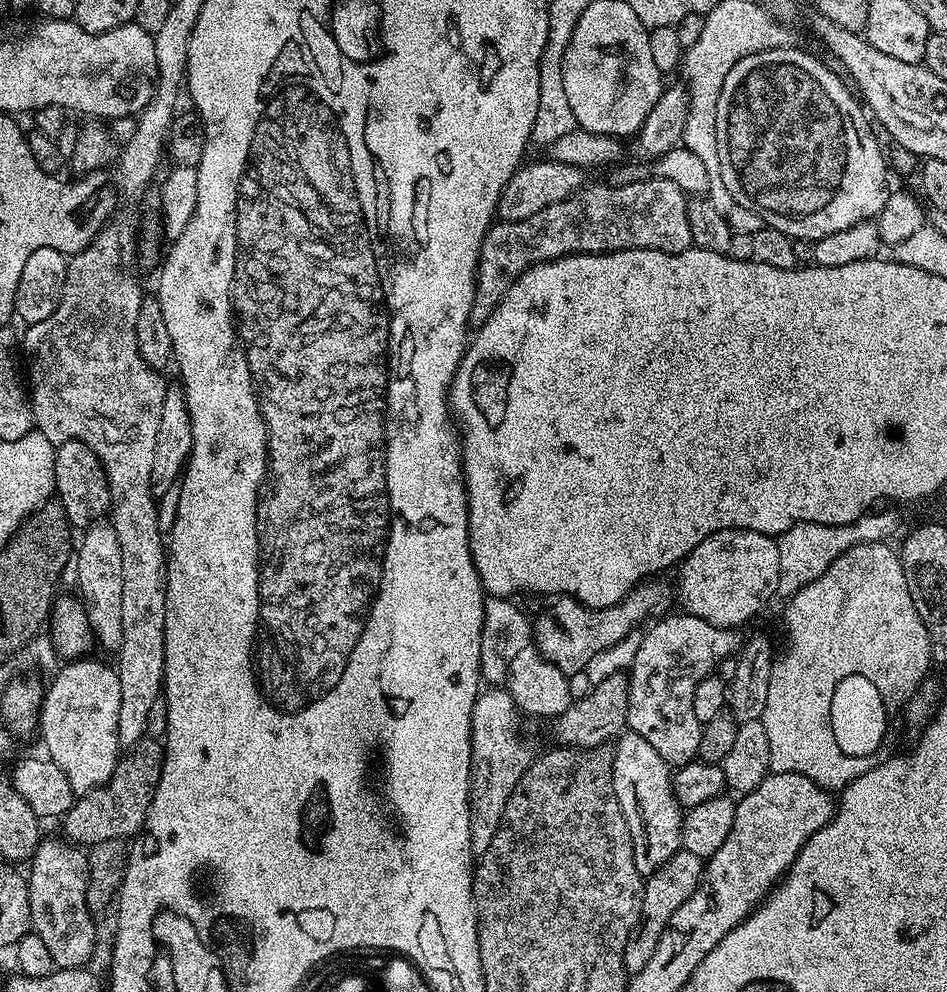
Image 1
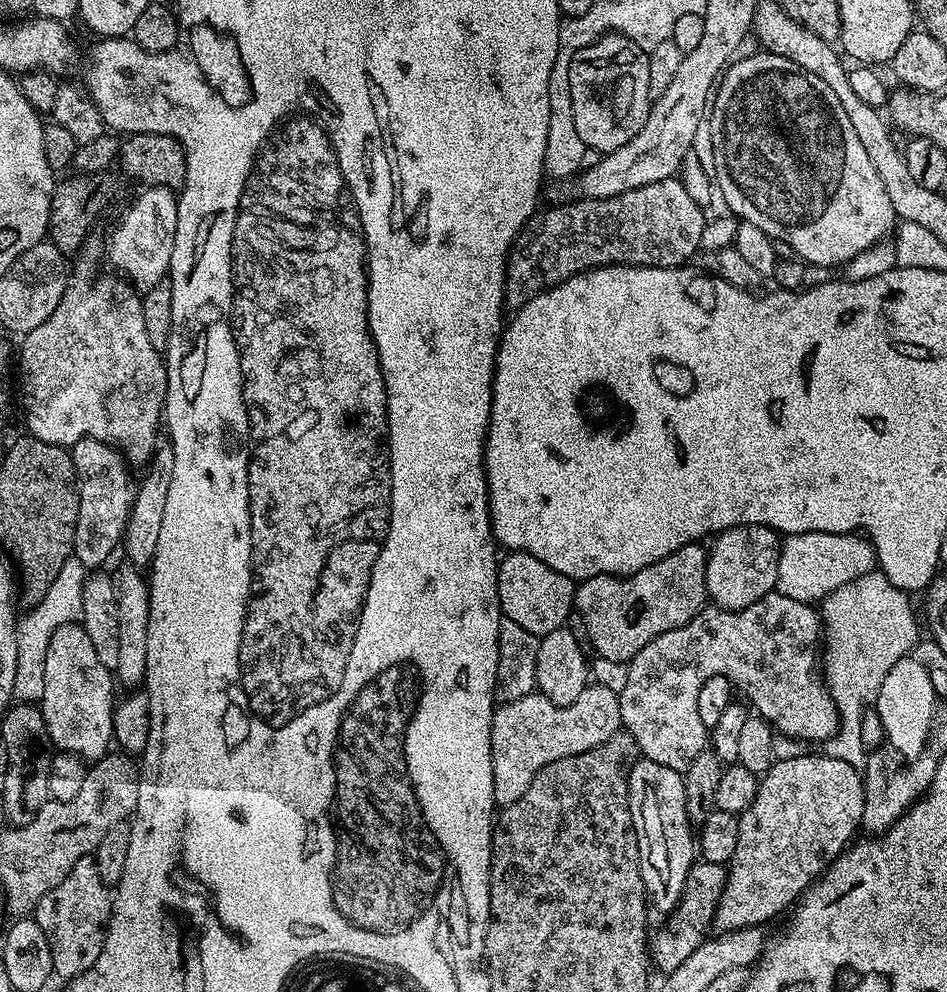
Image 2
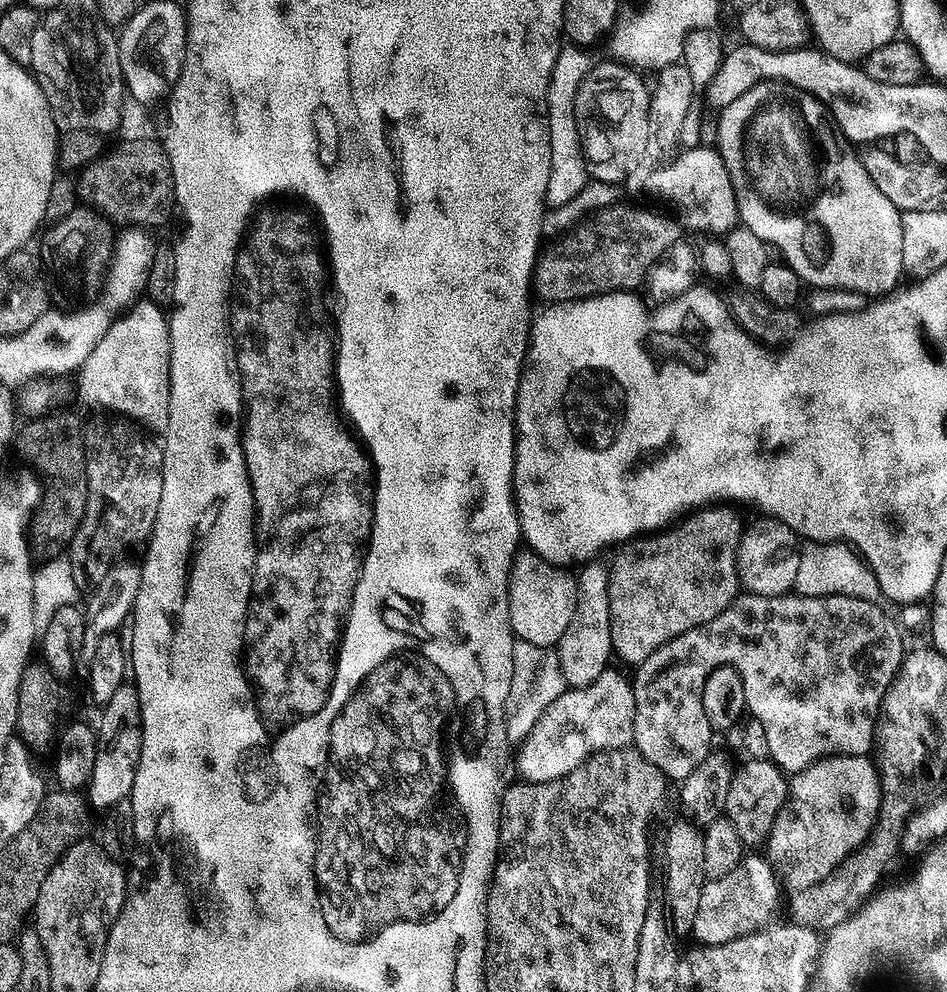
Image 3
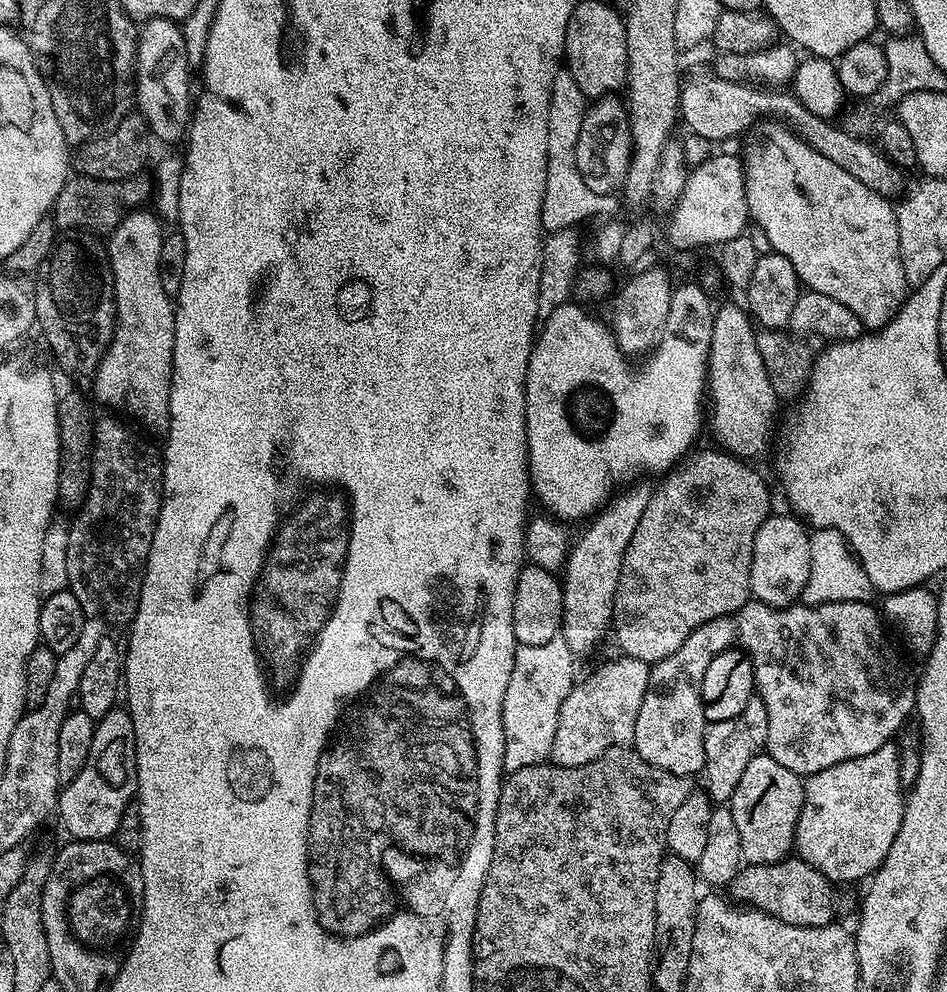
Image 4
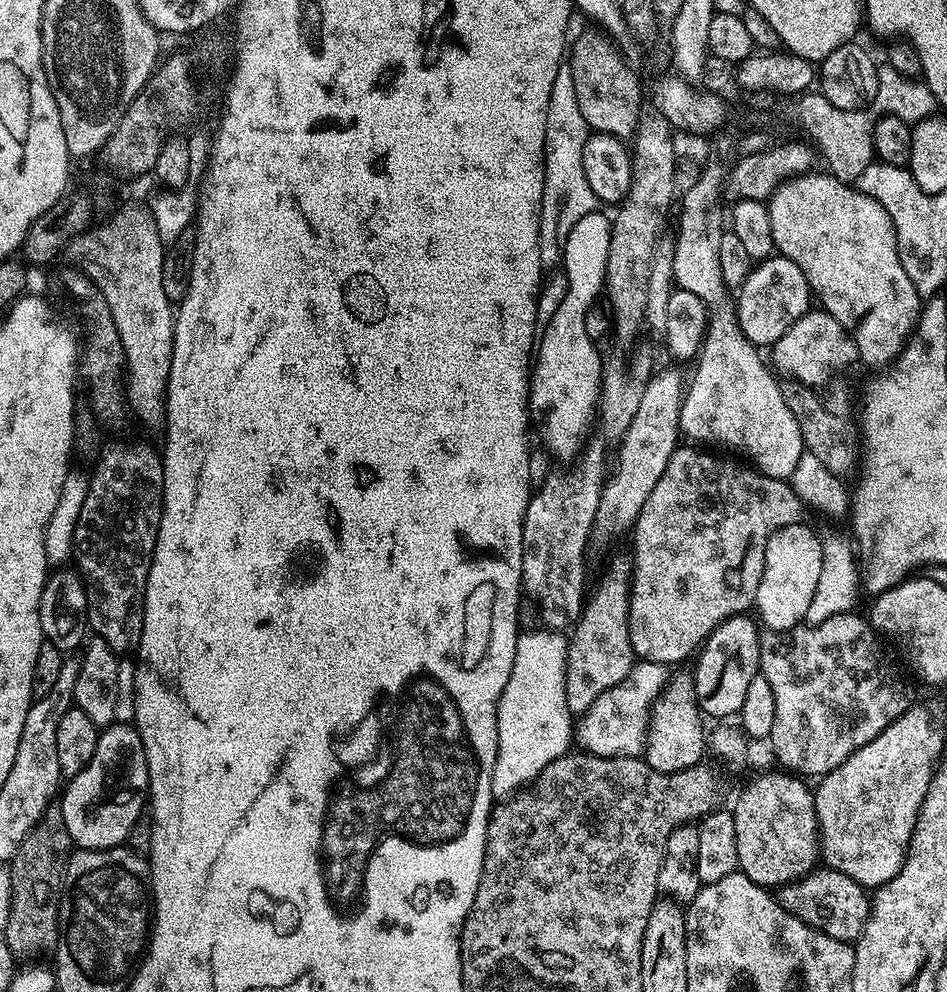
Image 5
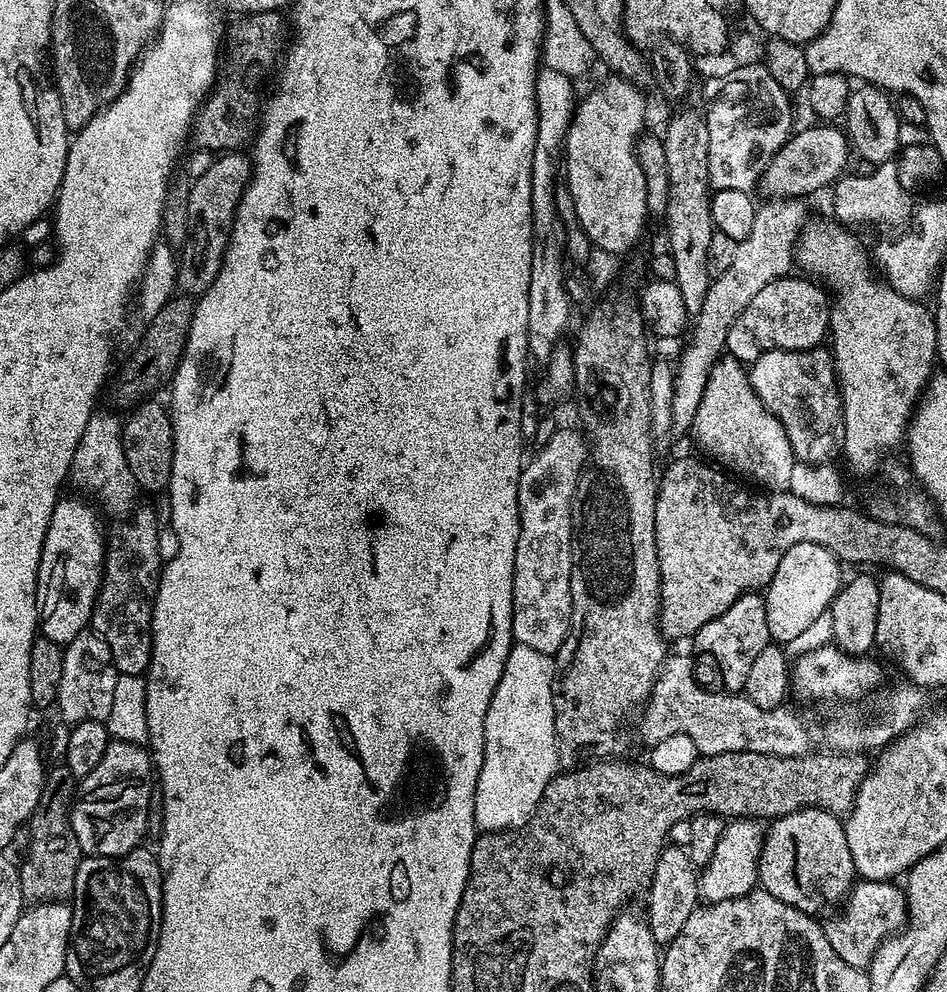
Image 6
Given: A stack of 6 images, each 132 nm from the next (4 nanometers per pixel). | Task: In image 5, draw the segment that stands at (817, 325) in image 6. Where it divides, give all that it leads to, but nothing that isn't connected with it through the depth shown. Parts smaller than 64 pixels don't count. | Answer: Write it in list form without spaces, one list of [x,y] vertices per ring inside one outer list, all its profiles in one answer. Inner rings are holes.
[[[779,254],[759,261],[740,285],[738,295],[740,300],[738,296],[735,306],[740,329],[748,341],[757,346],[776,344],[778,338],[782,338],[782,334],[794,326],[794,322],[810,311],[811,304],[808,303],[814,300],[812,287],[806,282],[806,274],[802,274],[802,270],[798,270],[790,258]]]

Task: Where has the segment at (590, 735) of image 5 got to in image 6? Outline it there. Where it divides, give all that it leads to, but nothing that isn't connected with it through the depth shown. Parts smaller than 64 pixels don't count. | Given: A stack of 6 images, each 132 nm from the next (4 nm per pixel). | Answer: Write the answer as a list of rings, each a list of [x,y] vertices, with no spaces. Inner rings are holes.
[[[669,655],[660,669],[660,675],[656,677],[652,695],[639,713],[640,736],[645,740],[645,745],[662,742],[662,738],[670,738],[670,734],[686,734],[694,738],[694,746],[698,746],[701,756],[723,752],[805,756],[813,751],[812,732],[794,709],[781,706],[762,710],[743,694],[720,692],[707,692],[696,681],[690,657]]]

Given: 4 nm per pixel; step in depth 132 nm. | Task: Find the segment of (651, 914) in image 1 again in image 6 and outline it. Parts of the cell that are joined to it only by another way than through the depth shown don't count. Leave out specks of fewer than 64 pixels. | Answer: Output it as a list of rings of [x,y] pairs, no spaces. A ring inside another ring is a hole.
[[[857,879],[842,907],[835,913],[837,916],[823,925],[830,946],[834,946],[846,966],[867,969],[881,942],[895,935],[907,923],[907,893],[895,884],[887,880]]]

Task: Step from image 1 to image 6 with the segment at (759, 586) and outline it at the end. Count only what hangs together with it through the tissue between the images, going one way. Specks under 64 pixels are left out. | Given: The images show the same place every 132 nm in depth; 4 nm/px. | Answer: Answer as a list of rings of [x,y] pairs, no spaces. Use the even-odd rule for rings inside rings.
[[[798,542],[782,554],[782,562],[778,562],[778,570],[774,570],[774,578],[763,593],[768,634],[775,643],[786,646],[807,630],[814,618],[831,609],[832,600],[842,587],[840,568],[841,561],[833,552],[814,542]]]

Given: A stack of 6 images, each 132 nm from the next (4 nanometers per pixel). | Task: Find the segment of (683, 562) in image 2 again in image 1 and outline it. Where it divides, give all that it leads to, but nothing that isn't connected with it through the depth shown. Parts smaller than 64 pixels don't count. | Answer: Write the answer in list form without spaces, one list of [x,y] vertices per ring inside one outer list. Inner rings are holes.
[[[652,578],[645,583],[636,585],[632,593],[609,608],[588,608],[585,604],[578,603],[573,596],[561,596],[553,599],[549,603],[552,605],[540,617],[535,617],[534,646],[544,655],[545,660],[550,661],[554,666],[558,666],[558,670],[562,670],[565,676],[569,678],[575,677],[575,672],[582,671],[599,652],[604,652],[607,648],[622,643],[639,624],[645,623],[644,625],[647,625],[653,618],[663,617],[671,609],[668,607],[674,604],[673,585],[671,583],[663,584],[660,580],[663,579]]]

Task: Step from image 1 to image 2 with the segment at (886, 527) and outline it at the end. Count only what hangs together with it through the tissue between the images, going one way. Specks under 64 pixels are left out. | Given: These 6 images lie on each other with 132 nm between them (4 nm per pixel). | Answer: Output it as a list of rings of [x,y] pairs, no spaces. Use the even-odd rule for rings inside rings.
[[[807,532],[785,535],[780,545],[775,591],[786,594],[786,598],[794,598],[794,602],[815,605],[834,594],[834,590],[870,574],[877,564],[876,549],[873,548],[872,541],[860,534]]]

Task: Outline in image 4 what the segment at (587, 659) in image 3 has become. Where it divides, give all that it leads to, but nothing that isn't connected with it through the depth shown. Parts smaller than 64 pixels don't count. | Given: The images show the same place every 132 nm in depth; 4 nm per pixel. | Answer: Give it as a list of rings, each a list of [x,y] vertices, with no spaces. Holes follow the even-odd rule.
[[[634,484],[625,487],[621,496],[613,495],[608,503],[591,517],[587,525],[589,528],[577,540],[575,537],[568,553],[568,562],[562,569],[562,635],[566,646],[570,646],[573,657],[580,658],[587,652],[594,651],[604,634],[609,633],[626,546],[630,546],[630,538],[634,538],[634,530],[638,530],[638,522],[642,522],[642,510],[646,510],[653,493],[651,487]]]

